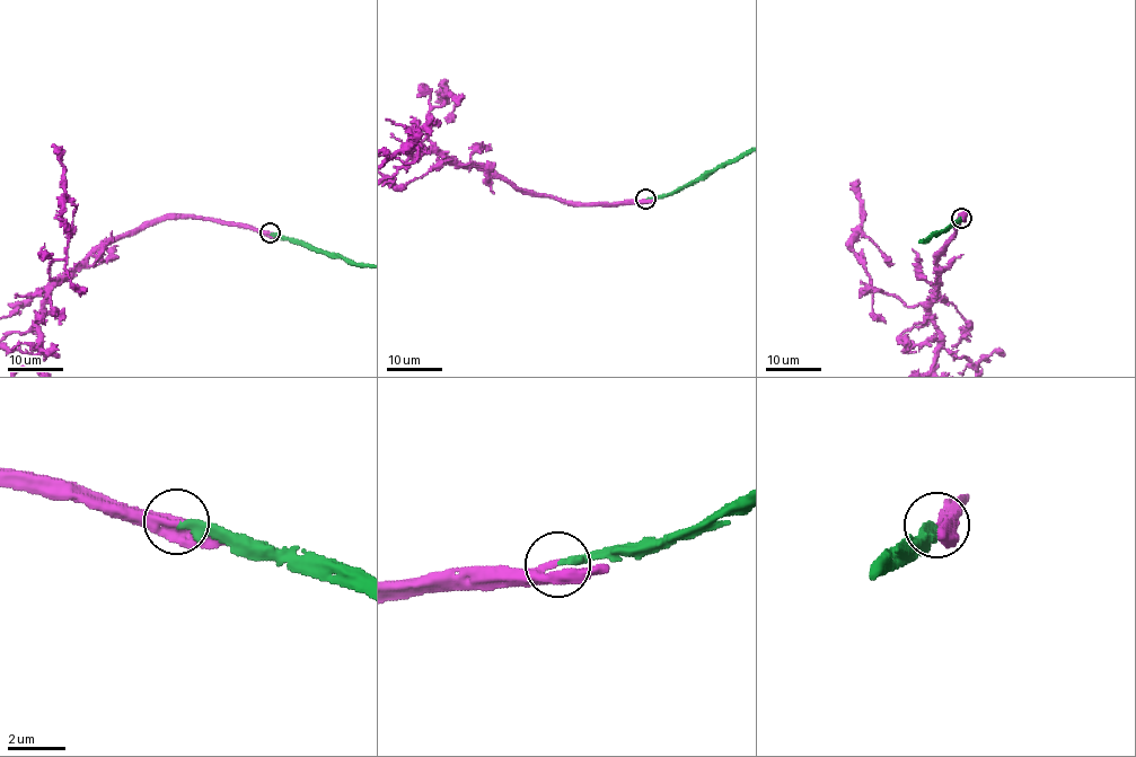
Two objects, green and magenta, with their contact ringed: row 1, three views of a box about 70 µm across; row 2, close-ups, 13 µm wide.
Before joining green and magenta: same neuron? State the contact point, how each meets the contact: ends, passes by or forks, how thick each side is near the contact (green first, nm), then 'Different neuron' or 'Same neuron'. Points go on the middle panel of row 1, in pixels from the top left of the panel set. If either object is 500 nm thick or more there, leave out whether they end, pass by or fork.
Place: (645, 199). At the ring green ends. At the ring magenta passes by. Thickness 280 nm (green) against 400 nm. Same neuron

